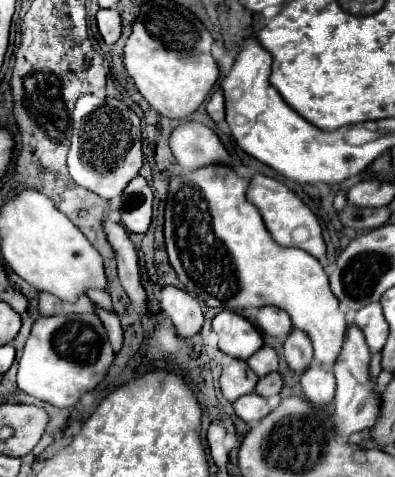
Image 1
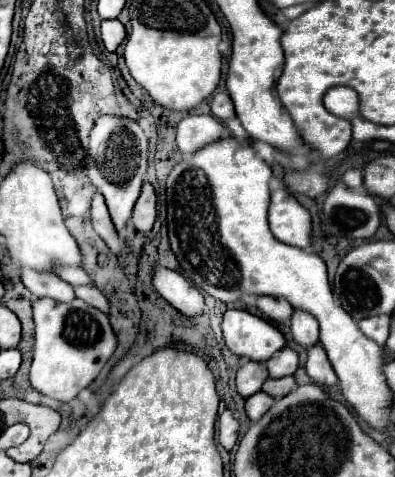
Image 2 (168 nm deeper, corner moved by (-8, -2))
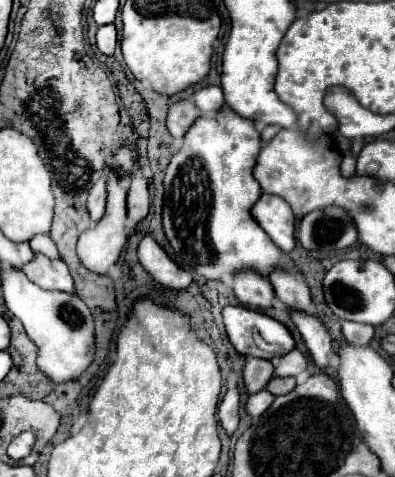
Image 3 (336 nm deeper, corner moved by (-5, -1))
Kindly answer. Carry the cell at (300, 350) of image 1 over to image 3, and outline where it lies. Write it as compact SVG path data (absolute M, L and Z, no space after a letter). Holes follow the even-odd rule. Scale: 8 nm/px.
M275 271L269 277L277 299L285 305L287 311L305 311L313 313L315 305L311 301L311 293L307 283L295 271Z

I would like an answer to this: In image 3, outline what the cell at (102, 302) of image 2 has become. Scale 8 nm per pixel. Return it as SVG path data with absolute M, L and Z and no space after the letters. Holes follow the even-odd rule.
M37 253L37 257L25 265L23 273L43 289L57 289L75 295L73 277L63 261L51 261L45 255Z

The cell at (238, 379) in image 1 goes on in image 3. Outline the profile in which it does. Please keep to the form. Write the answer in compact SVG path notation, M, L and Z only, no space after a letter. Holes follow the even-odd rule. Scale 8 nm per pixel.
M249 359L243 367L243 383L247 393L257 393L265 389L271 377L273 377L273 365L267 359Z

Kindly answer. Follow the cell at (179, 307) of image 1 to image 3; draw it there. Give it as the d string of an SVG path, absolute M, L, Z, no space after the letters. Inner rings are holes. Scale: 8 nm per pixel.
M149 235L143 237L143 241L139 243L137 255L149 277L161 287L173 291L185 291L193 283L191 273L173 263L169 255Z

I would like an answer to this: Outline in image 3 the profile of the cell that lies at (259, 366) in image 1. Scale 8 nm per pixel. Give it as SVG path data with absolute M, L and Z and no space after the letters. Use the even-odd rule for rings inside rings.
M293 349L287 355L273 359L273 365L275 365L273 373L277 377L297 377L307 369L307 357L299 349Z

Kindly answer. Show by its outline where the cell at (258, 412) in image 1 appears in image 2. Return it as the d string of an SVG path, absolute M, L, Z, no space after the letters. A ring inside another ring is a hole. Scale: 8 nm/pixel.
M256 392L254 396L246 398L246 414L252 422L258 422L266 412L268 408L274 404L274 398L266 392Z

